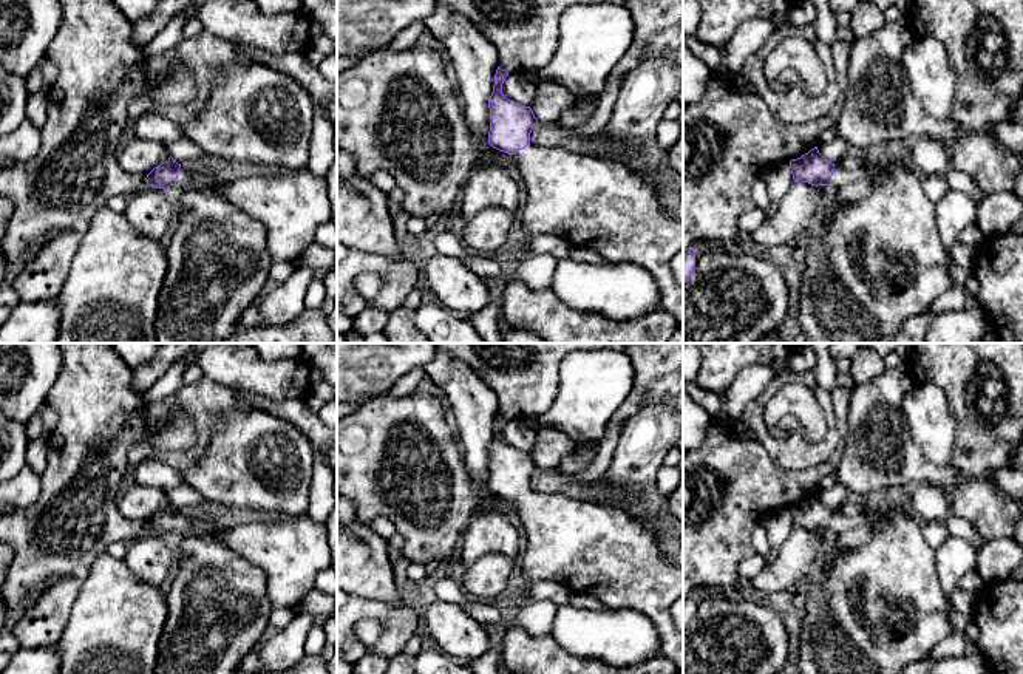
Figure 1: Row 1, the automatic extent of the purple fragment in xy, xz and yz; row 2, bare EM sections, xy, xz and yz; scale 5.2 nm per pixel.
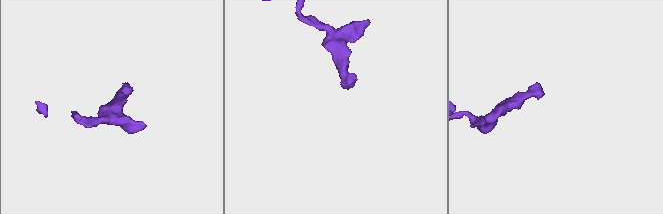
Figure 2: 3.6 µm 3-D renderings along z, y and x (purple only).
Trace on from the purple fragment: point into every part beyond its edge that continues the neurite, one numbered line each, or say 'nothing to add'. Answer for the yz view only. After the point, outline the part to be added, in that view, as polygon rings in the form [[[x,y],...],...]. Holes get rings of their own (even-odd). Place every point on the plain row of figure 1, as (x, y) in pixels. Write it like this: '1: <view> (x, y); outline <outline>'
1: yz (883, 560); outline [[[898,506],[873,515],[847,516],[836,510],[830,535],[836,540],[836,555],[811,586],[805,600],[805,617],[800,631],[800,674],[901,674],[902,669],[924,659],[941,640],[952,632],[950,598],[941,589],[935,569],[935,547],[921,532],[921,523],[913,515],[904,515]],[[892,606],[904,606],[910,615],[910,629],[895,634],[885,614]]]

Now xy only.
1: xy (218, 609); outline [[[204,509],[202,516],[193,510],[181,512],[176,533],[181,536],[181,557],[172,586],[165,592],[168,615],[158,645],[155,674],[236,674],[243,657],[253,651],[269,628],[274,606],[267,597],[267,577],[255,564],[238,557],[218,540],[215,509]]]

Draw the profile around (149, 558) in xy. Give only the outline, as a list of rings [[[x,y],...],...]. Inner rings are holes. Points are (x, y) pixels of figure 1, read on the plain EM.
[[[147,532],[128,543],[125,563],[136,578],[161,587],[172,567],[172,552],[165,536]]]

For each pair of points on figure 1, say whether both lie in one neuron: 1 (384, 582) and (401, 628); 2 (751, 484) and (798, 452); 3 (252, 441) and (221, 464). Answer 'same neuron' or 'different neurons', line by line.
1: different neurons
2: different neurons
3: same neuron

